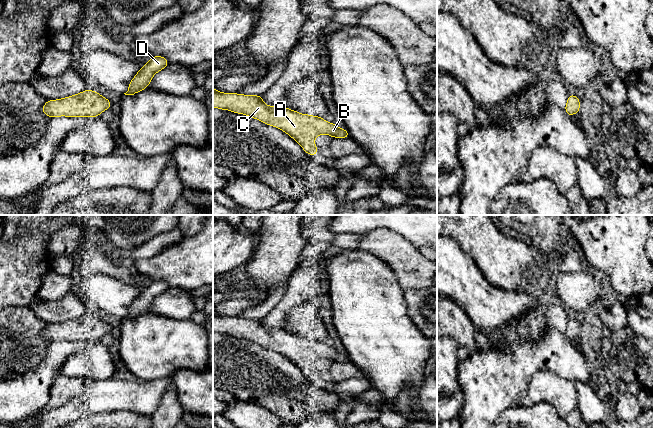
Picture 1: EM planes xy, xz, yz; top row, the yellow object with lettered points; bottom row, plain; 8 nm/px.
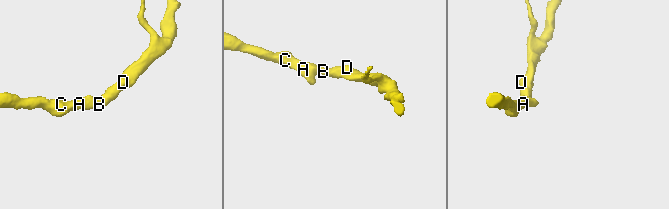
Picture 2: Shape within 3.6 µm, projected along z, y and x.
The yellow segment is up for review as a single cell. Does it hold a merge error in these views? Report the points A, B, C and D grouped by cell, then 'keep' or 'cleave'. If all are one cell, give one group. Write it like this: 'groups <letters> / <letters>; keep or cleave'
groups A B C D; keep

